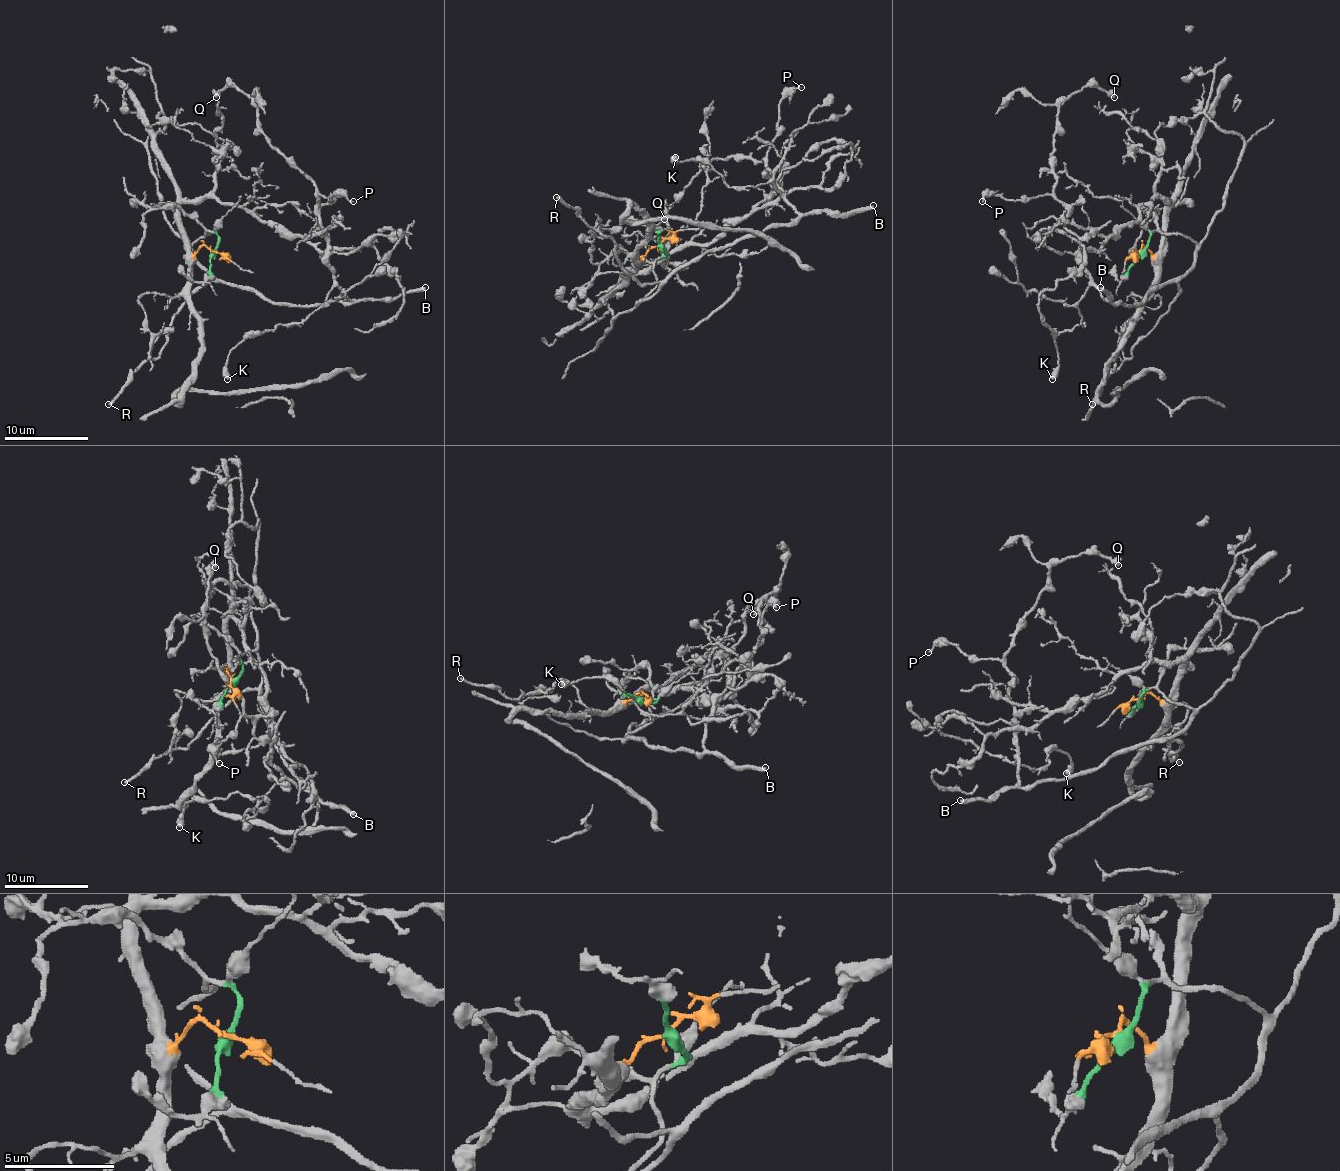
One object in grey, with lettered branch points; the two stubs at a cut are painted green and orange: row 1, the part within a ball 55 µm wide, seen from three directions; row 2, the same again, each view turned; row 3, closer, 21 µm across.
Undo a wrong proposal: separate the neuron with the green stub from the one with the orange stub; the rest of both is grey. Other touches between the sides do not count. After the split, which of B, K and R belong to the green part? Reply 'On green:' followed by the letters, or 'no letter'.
On green: B, K, R

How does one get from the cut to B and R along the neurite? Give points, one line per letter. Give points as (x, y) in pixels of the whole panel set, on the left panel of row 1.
B: (211, 251), (217, 236), (207, 230), (192, 245), (196, 259), (219, 280), (280, 304), (400, 297), (425, 287)
R: (211, 251), (217, 236), (207, 230), (192, 245), (211, 278), (171, 320), (160, 354), (148, 358), (108, 404)

